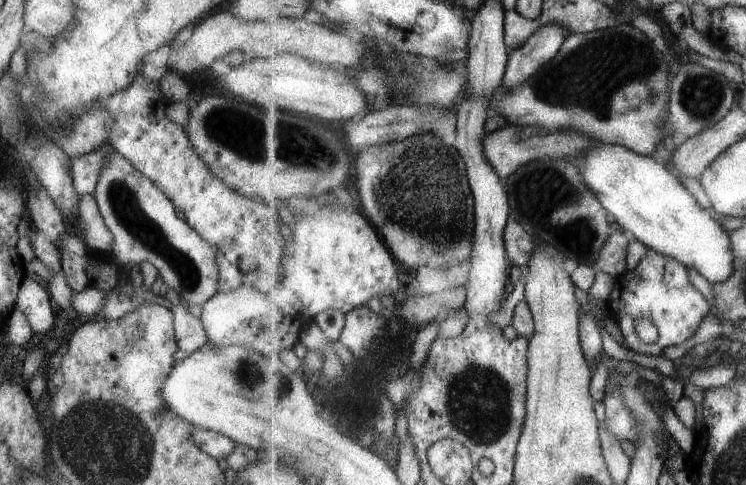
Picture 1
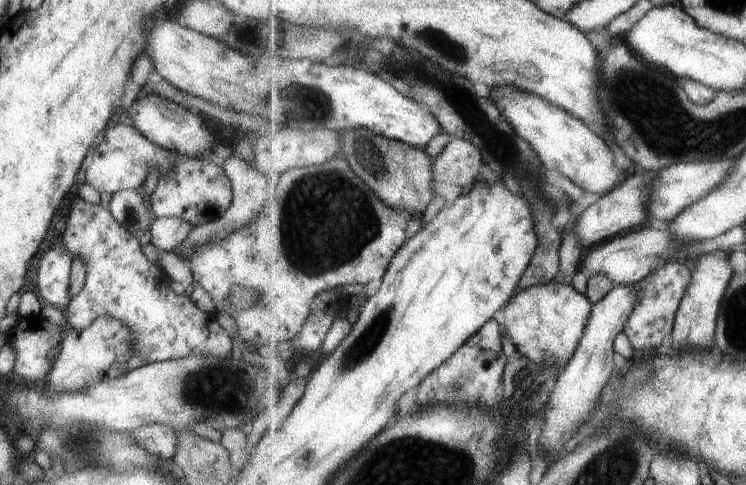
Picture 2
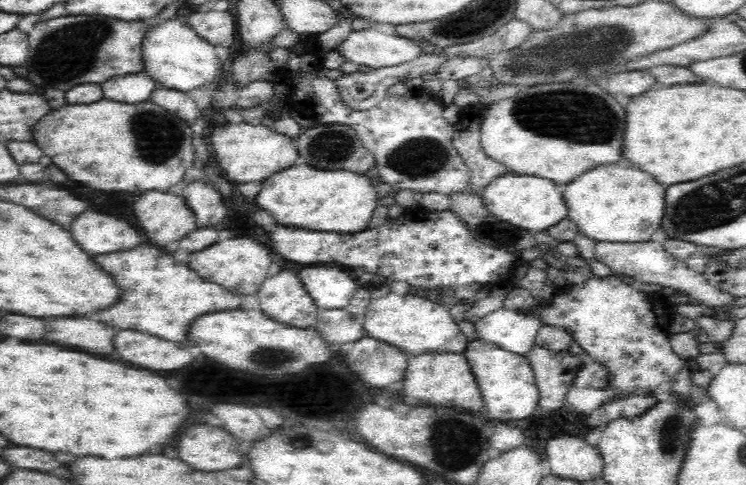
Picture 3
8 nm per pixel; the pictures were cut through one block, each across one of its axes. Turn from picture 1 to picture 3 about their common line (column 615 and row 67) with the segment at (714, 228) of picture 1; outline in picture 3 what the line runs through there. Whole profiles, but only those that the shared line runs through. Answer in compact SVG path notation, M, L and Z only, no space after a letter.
M168 20L164 24L149 26L142 42L145 70L161 87L188 92L212 85L220 68L215 47L204 41L188 22Z

